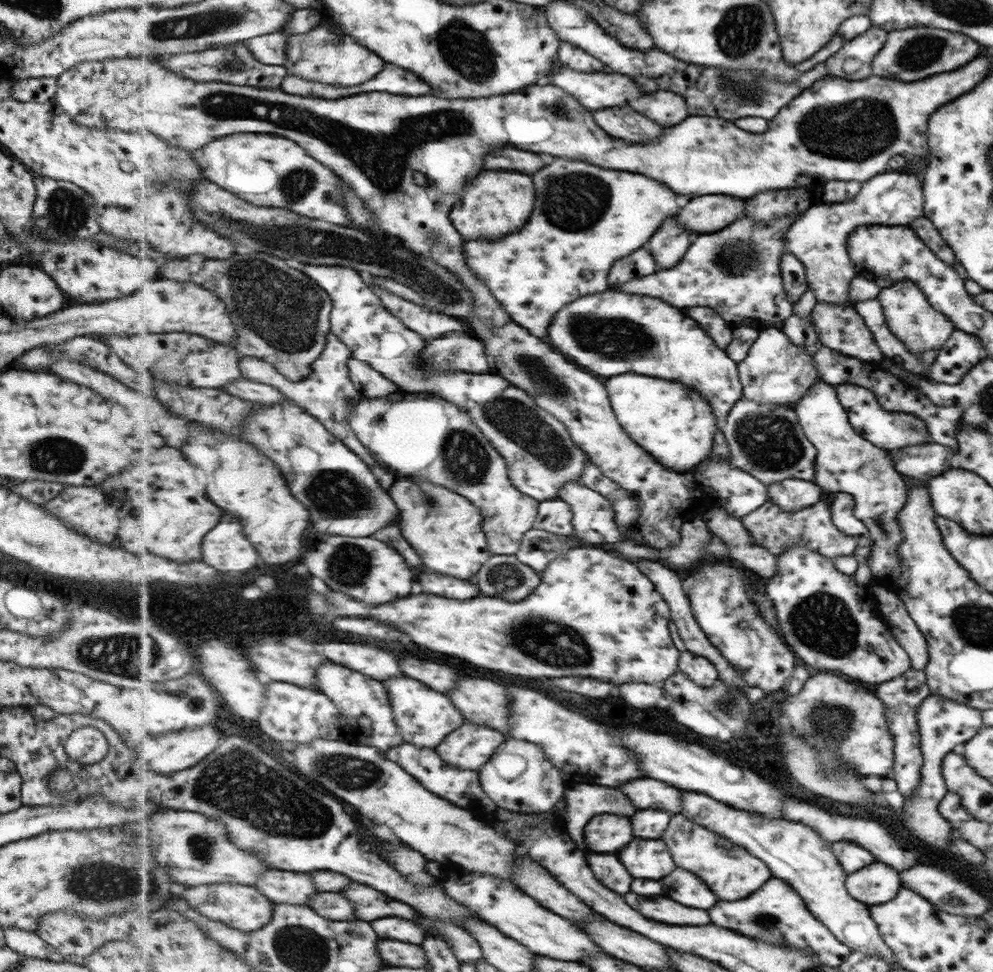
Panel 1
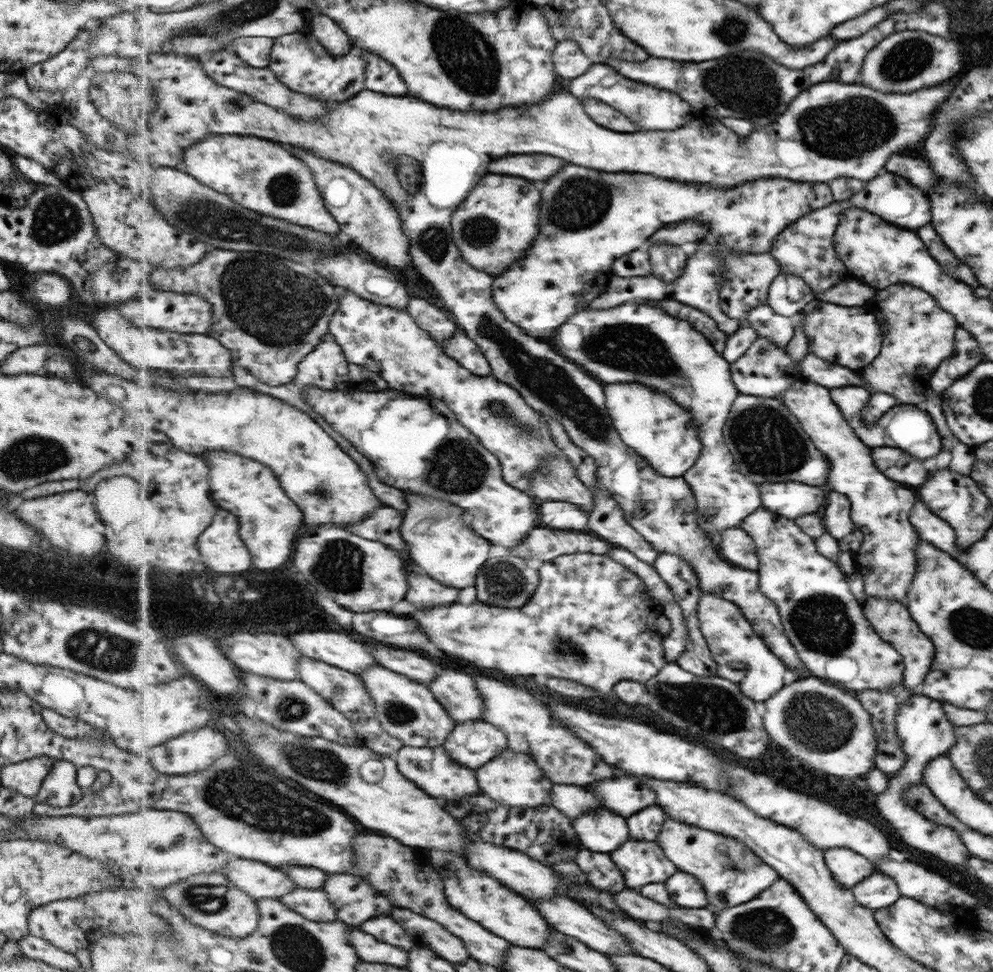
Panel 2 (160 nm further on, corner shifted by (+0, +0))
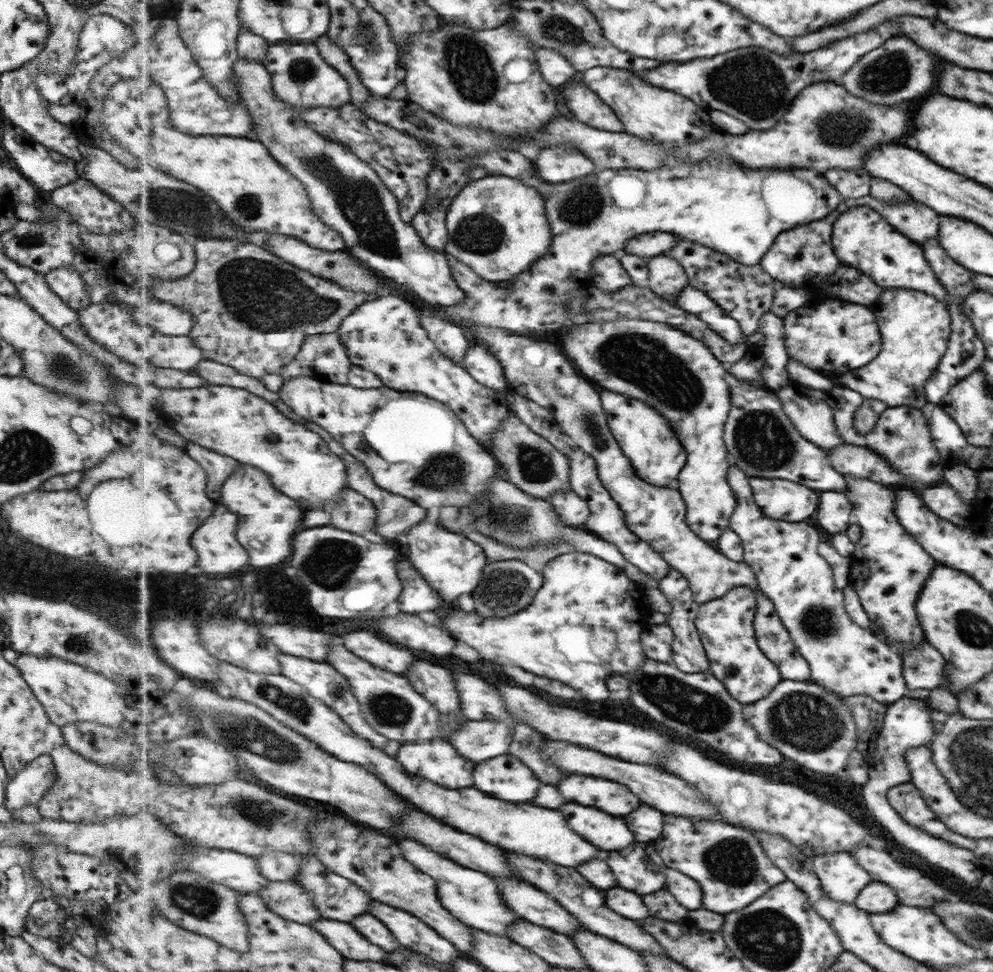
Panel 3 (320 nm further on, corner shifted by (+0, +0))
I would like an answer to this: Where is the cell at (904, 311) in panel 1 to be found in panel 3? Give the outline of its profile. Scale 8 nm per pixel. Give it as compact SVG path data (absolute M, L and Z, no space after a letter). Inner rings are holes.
M903 288L883 289L881 296L867 307L875 308L875 316L879 316L878 331L883 332L883 348L879 349L879 356L874 356L875 360L870 360L871 364L867 363L867 368L859 367L838 375L838 382L863 398L881 400L887 408L911 406L920 410L925 406L925 381L933 374L947 346L950 313L938 297Z

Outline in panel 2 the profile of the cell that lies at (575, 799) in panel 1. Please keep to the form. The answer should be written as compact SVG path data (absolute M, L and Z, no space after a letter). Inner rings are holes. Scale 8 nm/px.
M555 785L555 788L551 788L550 794L551 806L557 806L561 812L567 812L567 816L571 818L601 808L601 802L595 798L595 794L587 792L581 786Z

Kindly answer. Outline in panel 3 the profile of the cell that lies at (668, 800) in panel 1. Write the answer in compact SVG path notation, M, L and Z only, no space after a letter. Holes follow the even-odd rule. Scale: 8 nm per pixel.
M575 774L559 782L557 788L571 802L595 806L613 816L627 816L641 806L641 800L627 786L605 778Z

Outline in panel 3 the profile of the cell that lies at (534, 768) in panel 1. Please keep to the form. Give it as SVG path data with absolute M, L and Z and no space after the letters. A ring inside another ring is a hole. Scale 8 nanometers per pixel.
M509 752L475 768L475 788L509 802L533 800L541 782L530 765Z

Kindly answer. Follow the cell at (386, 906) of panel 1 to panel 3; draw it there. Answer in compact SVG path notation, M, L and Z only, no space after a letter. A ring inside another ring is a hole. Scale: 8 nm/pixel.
M307 853L297 855L300 855L301 859L301 872L296 880L293 881L304 886L306 891L310 892L314 905L319 908L321 917L339 922L353 922L355 916L359 917L367 912L367 908L369 908L369 904L372 901L370 893L363 890L358 884L355 884L354 881L349 880L347 877L333 872L315 855L308 855Z

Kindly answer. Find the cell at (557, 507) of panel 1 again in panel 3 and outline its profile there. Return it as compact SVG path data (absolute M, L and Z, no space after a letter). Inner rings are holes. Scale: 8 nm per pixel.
M559 491L550 496L550 503L554 506L555 512L571 526L586 524L590 519L590 504L583 500L575 491Z

